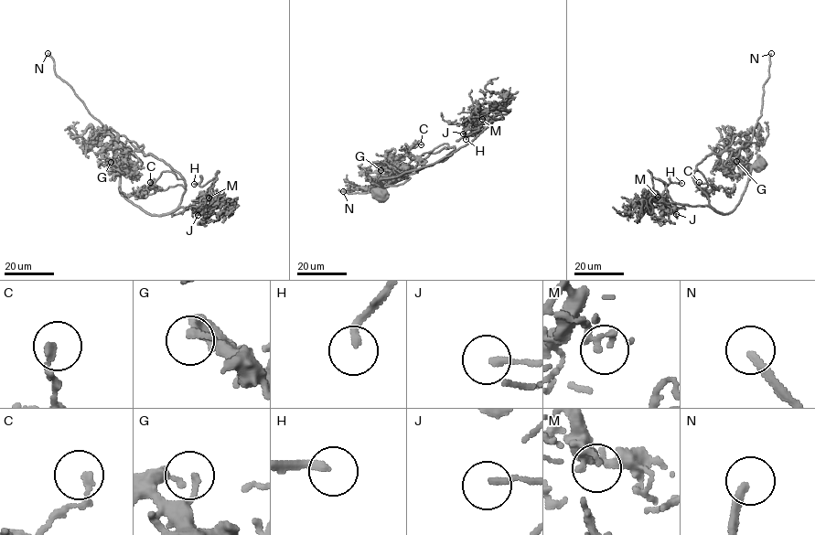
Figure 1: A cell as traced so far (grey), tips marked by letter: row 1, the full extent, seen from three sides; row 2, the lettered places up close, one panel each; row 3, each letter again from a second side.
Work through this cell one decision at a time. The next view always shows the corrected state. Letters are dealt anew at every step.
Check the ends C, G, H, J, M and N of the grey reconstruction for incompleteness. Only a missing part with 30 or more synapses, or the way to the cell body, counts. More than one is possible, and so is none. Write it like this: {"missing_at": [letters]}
{"missing_at": ["G", "H", "N"]}

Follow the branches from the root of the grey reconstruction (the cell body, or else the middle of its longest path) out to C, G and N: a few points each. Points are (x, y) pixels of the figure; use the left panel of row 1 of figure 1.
C: (118, 167), (120, 191), (128, 199), (151, 214), (176, 210), (185, 187), (176, 185), (138, 190), (150, 182)
G: (118, 167), (129, 174), (142, 163), (129, 148), (136, 163), (116, 167), (106, 165), (111, 162)
N: (118, 167), (129, 174), (142, 163), (118, 146), (56, 74), (48, 53)

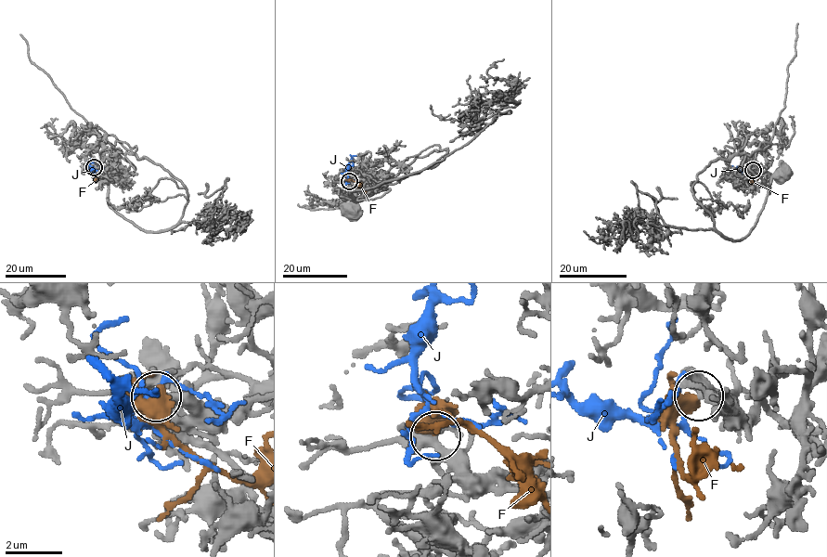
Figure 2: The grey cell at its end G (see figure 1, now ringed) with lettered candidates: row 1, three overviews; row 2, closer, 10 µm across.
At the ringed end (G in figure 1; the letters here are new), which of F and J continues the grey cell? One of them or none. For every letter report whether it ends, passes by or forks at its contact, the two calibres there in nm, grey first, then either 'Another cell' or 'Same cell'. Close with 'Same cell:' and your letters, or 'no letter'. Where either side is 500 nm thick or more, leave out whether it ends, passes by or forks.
F: It passes by. Thickness 400 nm (grey) against 460 nm. Same cell
J: It passes by. Thickness 360 nm (grey) against 150 nm. Another cell
Same cell: F

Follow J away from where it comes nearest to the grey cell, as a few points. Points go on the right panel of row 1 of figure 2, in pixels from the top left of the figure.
J: (752, 168), (749, 174), (734, 169), (724, 175)

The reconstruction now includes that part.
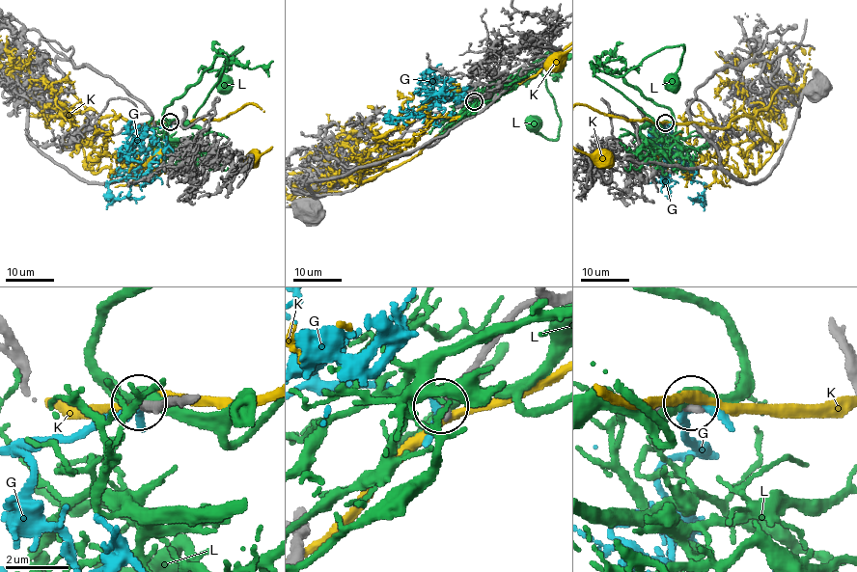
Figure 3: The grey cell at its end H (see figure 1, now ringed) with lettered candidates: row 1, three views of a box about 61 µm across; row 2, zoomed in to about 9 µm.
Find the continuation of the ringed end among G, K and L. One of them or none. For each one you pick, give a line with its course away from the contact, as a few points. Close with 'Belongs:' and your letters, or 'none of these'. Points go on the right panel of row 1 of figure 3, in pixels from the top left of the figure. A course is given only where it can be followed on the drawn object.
G: course (665, 122), (665, 128), (671, 132), (677, 154), (691, 177), (704, 188), (700, 200), (688, 196)
Belongs: G

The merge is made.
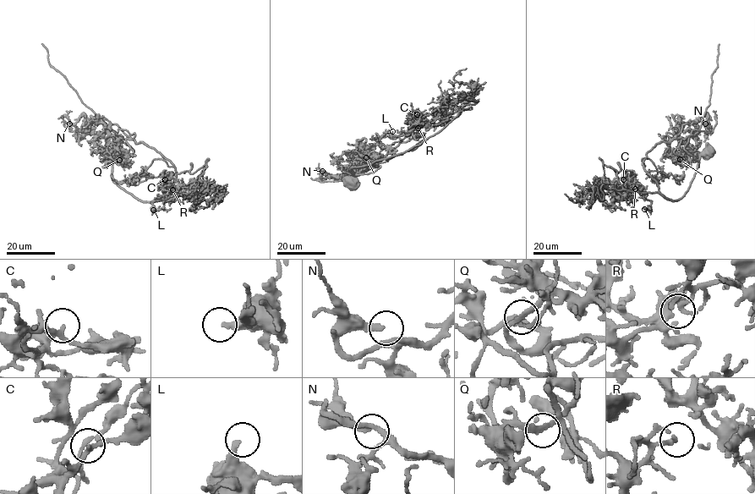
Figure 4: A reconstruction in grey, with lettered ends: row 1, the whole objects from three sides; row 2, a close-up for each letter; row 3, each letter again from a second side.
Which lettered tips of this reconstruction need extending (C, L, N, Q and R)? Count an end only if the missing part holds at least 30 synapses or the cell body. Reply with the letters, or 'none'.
N

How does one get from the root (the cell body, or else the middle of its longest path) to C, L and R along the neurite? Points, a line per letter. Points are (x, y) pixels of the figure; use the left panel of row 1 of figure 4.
C: (111, 155), (112, 178), (143, 201), (197, 193), (205, 167), (192, 173), (166, 175), (172, 176), (165, 179)
L: (111, 155), (112, 178), (143, 201), (197, 193), (205, 167), (173, 174), (162, 198), (153, 202), (153, 210)
R: (111, 155), (112, 178), (143, 201), (197, 193), (205, 167), (176, 173), (179, 189), (172, 189)

